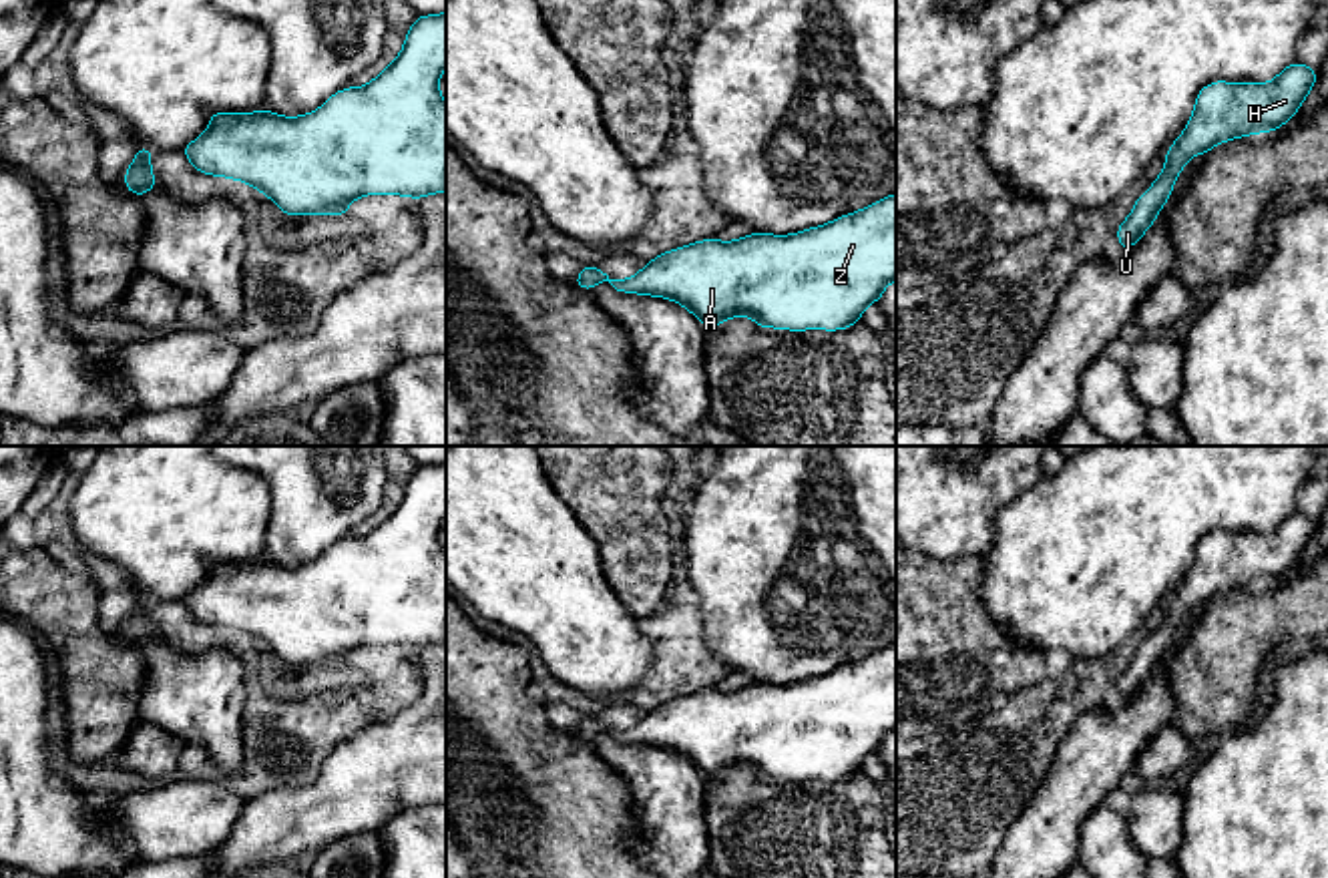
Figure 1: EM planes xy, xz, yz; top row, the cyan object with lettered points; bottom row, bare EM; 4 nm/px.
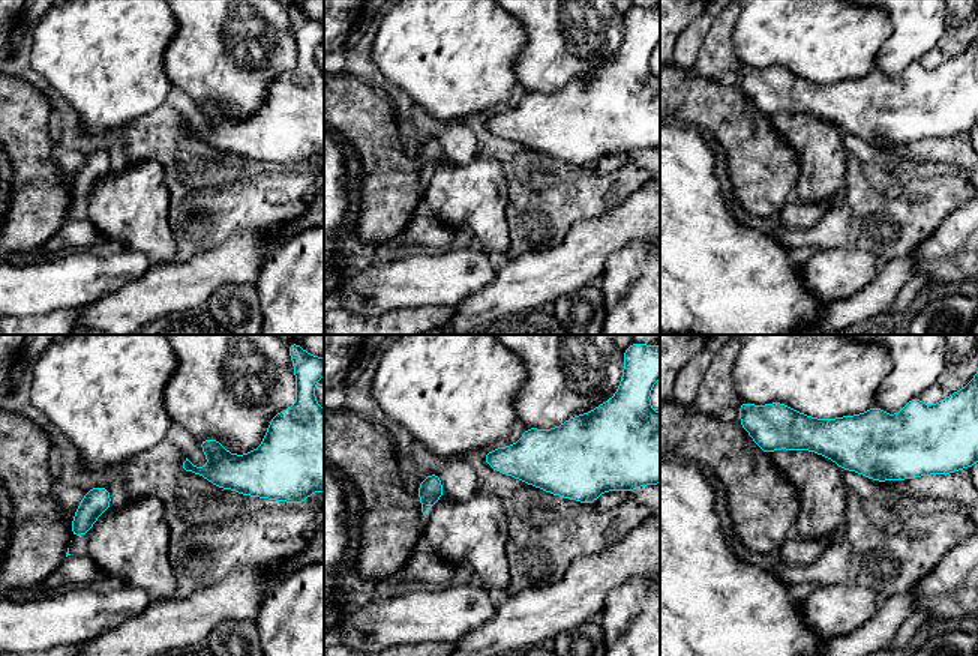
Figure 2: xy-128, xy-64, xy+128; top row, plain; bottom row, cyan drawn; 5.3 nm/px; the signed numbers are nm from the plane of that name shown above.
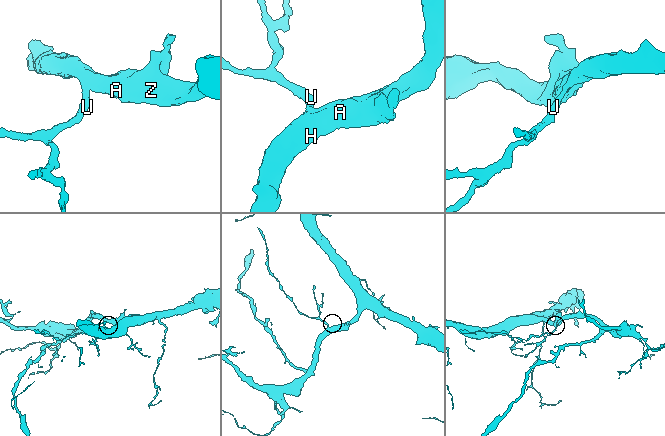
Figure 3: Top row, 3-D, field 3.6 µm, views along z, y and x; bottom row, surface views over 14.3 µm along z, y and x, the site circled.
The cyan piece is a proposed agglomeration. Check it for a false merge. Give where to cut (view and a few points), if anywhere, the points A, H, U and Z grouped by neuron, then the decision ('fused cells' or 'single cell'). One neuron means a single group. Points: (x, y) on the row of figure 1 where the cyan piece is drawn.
no cut | A H U Z | single cell

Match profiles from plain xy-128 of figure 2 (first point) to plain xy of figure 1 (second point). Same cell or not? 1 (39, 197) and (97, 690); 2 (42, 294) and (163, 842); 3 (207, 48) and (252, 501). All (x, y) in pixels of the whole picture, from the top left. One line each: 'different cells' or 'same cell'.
1: same cell
2: same cell
3: different cells

